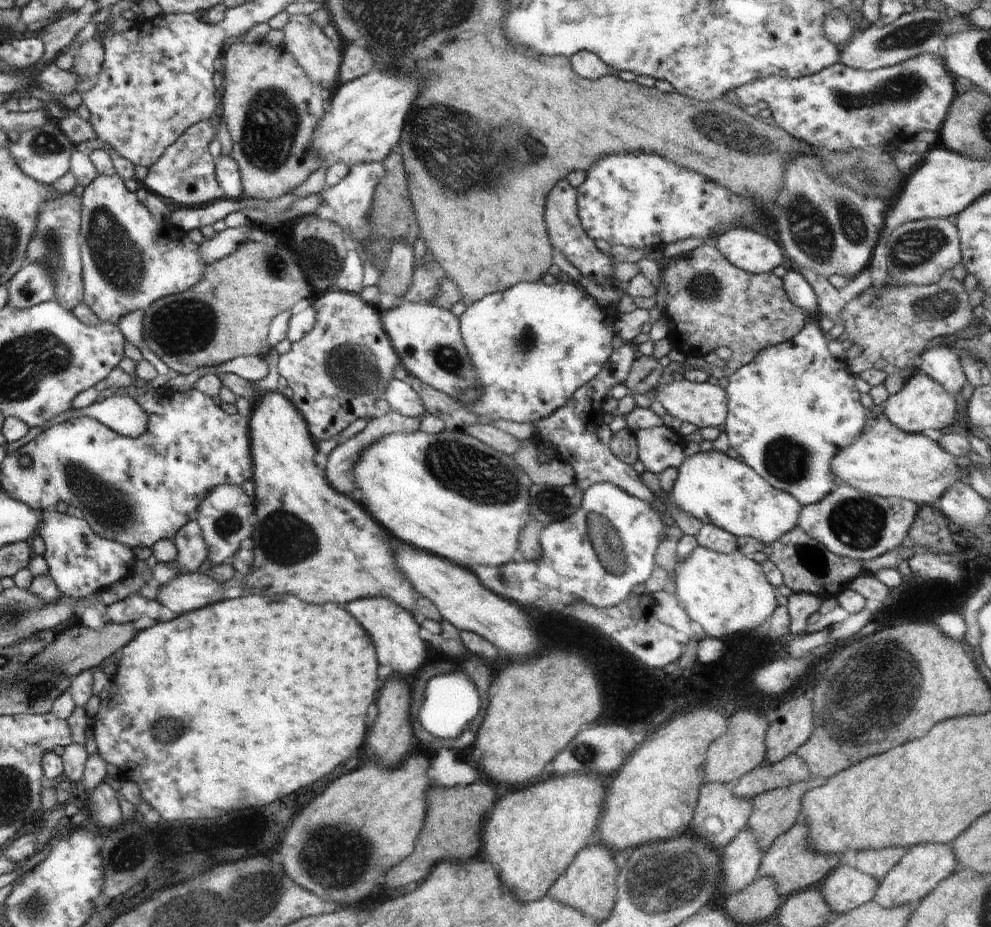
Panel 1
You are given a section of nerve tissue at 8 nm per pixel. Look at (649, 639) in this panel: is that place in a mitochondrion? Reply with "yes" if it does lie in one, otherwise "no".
no

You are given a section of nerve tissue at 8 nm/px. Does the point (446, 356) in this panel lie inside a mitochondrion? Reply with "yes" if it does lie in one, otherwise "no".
yes

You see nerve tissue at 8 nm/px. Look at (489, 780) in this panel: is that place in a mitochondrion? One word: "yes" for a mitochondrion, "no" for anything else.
no

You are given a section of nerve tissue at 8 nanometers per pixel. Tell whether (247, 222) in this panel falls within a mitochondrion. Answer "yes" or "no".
no

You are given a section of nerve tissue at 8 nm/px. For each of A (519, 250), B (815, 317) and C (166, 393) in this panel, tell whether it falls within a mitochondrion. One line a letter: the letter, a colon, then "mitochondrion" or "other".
A: other
B: other
C: other

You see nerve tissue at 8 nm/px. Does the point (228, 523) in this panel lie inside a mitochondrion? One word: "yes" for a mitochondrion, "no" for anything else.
yes

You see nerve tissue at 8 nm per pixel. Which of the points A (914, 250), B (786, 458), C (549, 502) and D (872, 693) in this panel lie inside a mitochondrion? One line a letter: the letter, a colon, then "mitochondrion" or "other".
A: mitochondrion
B: mitochondrion
C: mitochondrion
D: mitochondrion

